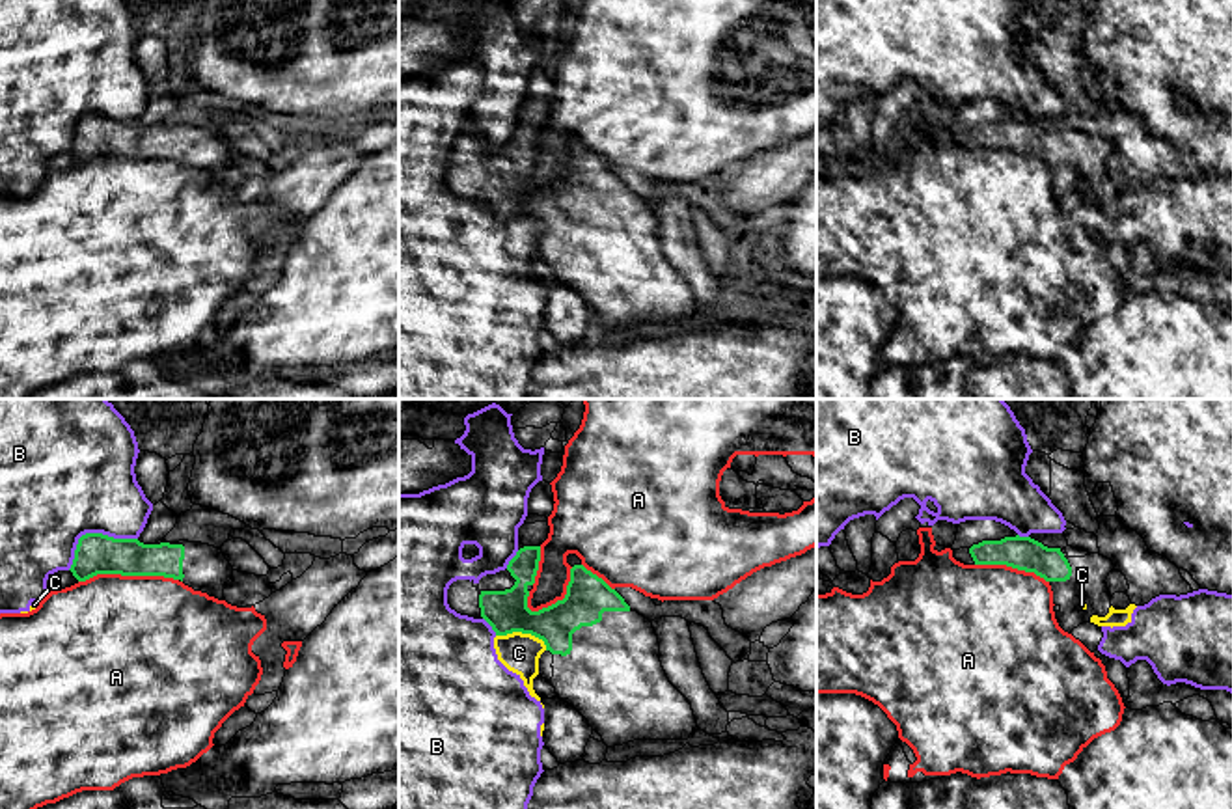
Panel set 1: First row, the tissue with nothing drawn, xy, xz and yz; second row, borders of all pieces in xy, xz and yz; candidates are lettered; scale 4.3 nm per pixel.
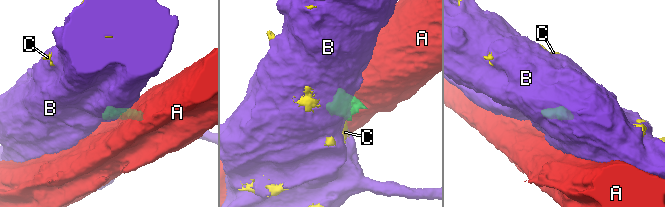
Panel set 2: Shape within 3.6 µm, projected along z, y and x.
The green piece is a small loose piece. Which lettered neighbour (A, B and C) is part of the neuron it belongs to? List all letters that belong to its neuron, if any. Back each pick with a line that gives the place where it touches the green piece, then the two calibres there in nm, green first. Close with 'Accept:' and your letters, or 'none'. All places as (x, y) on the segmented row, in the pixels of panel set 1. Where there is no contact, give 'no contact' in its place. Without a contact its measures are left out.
Accept: none

